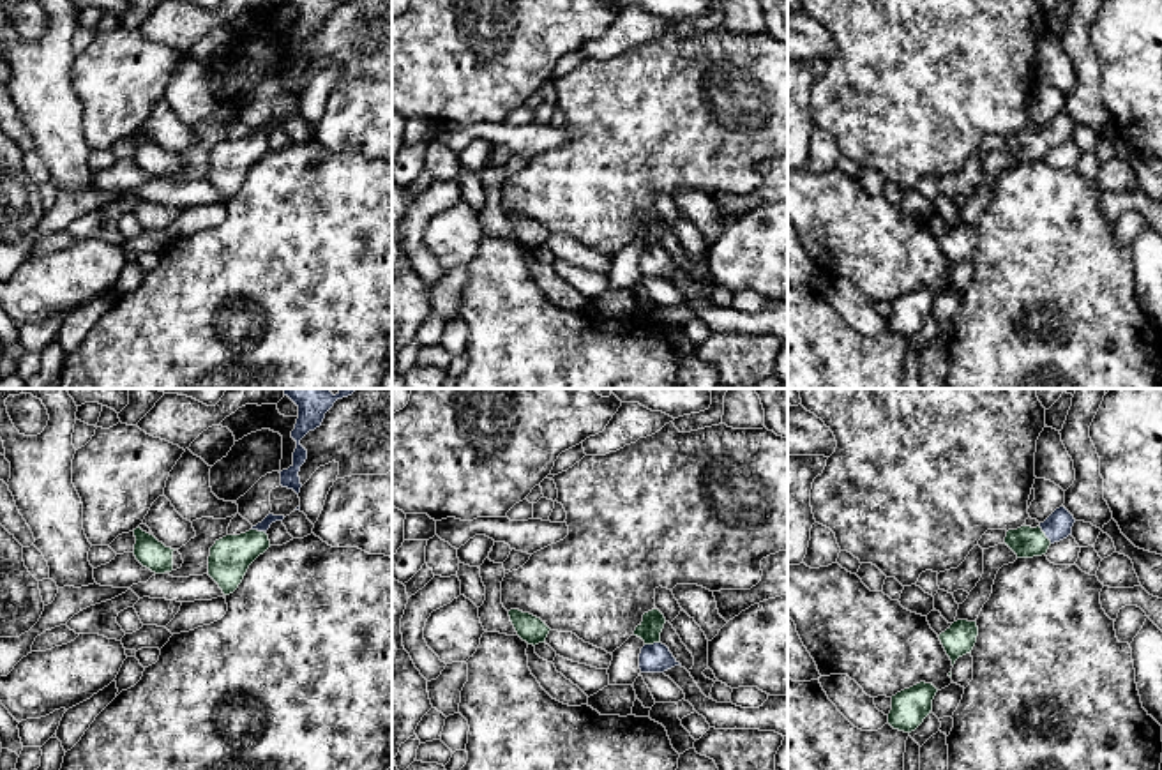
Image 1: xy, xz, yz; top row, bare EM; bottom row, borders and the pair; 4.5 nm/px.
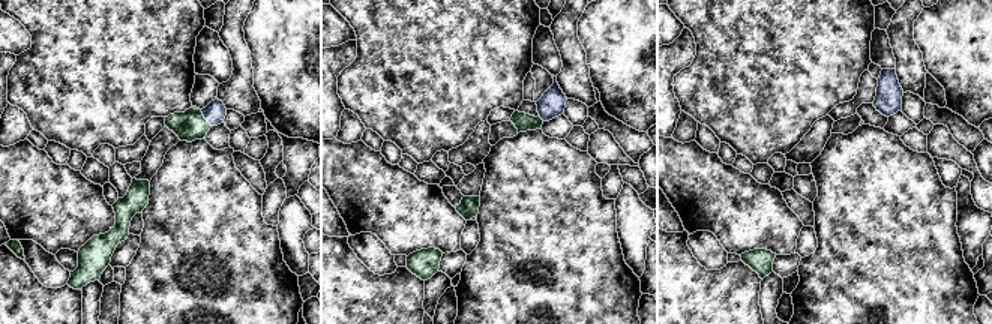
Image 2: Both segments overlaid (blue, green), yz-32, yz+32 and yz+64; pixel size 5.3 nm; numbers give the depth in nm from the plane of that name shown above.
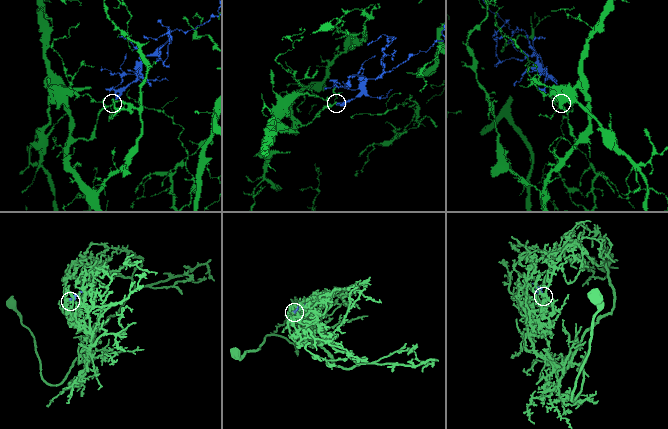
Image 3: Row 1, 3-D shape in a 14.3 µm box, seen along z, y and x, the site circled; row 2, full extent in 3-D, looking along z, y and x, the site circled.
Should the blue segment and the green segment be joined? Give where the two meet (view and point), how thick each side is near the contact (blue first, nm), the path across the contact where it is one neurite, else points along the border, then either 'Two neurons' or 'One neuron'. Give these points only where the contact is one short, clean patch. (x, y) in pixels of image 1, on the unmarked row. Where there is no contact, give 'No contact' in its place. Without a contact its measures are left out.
Touches blue at yz (1046, 140). Thickness 120 nm (blue) against 140 nm. Path across: yz (1058, 129), (1046, 140), (1026, 147). One neuron

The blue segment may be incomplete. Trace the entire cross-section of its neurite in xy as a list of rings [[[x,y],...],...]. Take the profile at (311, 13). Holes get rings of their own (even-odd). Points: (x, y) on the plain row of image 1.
[[[288,0],[298,11],[298,23],[295,34],[291,35],[291,42],[297,46],[297,53],[293,57],[293,69],[281,78],[281,90],[293,94],[297,99],[300,97],[300,71],[307,64],[307,55],[300,49],[300,44],[316,32],[321,30],[325,18],[334,11],[337,4],[348,0]]]

